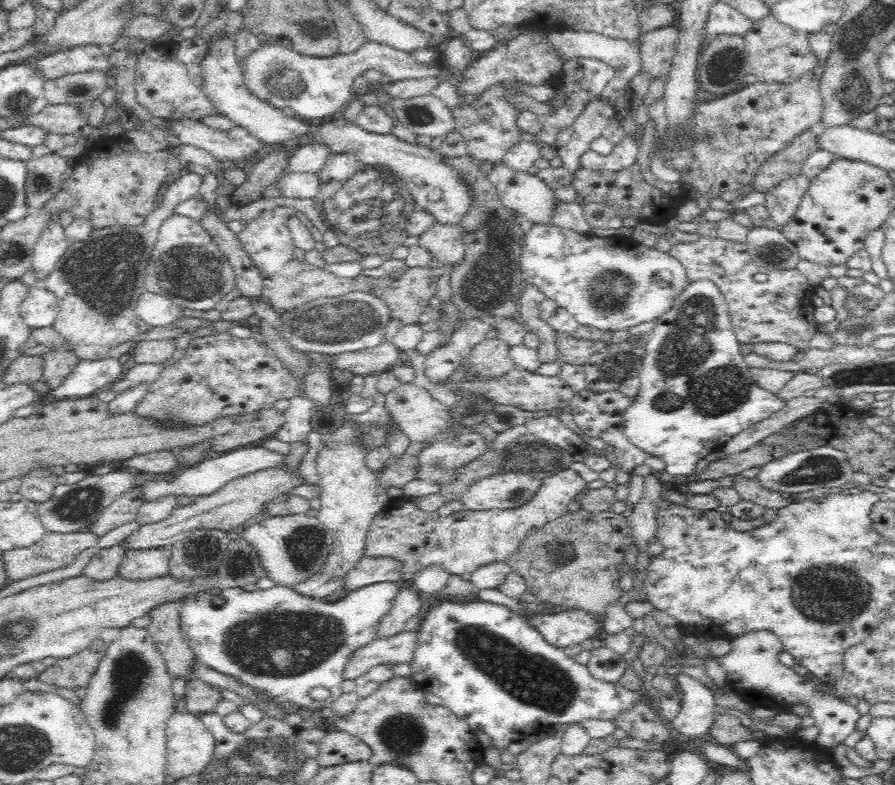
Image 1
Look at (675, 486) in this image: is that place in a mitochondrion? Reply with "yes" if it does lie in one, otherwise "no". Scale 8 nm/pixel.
no

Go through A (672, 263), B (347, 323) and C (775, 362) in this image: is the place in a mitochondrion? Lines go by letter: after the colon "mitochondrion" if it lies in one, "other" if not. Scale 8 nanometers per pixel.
A: other
B: mitochondrion
C: other

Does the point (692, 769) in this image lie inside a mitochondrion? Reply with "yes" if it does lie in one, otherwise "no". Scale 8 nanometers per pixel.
no

